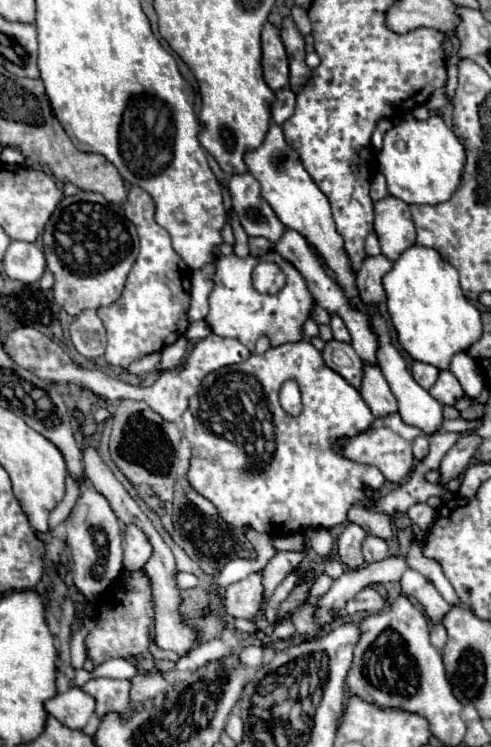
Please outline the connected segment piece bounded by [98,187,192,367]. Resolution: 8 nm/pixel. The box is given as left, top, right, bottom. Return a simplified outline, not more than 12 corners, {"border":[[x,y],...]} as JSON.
{"border":[[130,189],[140,255],[120,299],[98,309],[104,357],[128,367],[188,327],[192,271]]}

